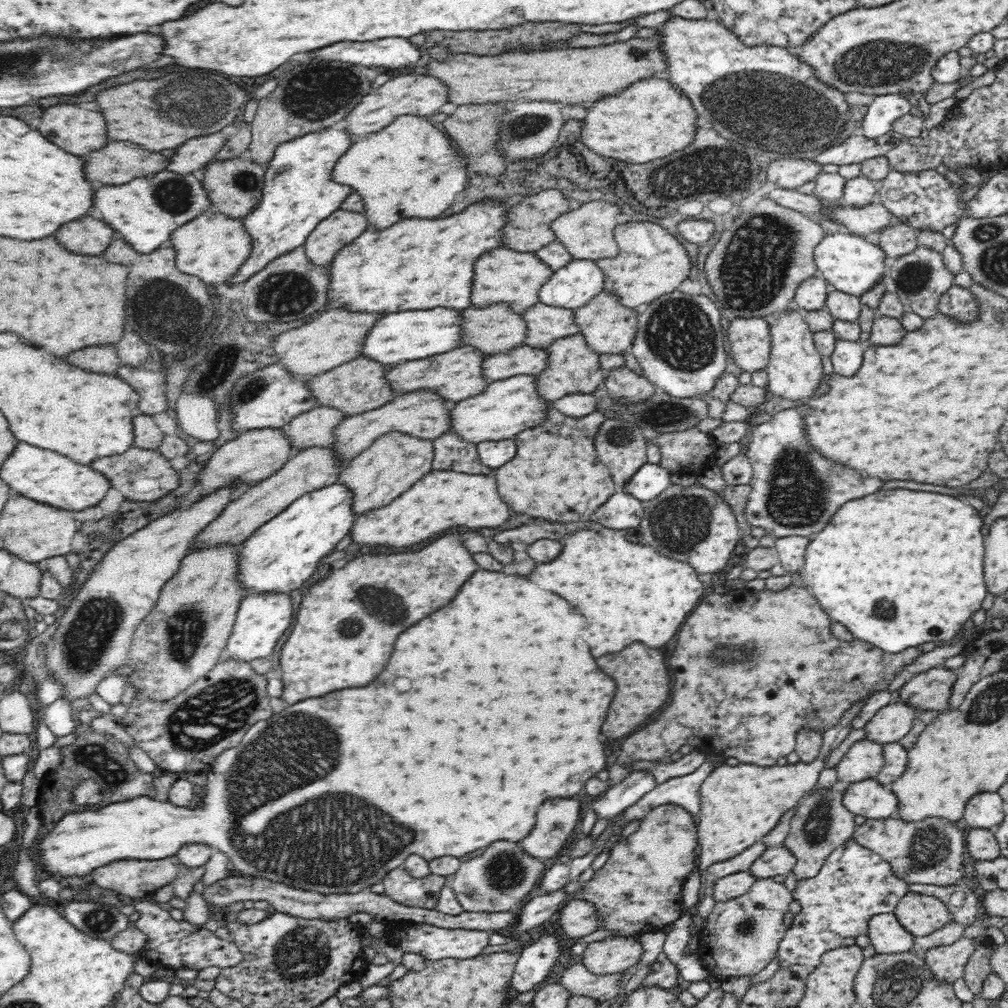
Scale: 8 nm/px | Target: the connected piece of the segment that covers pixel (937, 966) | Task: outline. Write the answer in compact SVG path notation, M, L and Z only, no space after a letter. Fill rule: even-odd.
M959 938L954 944L931 948L923 955L923 964L934 979L951 985L963 977L966 962L972 956L976 943L972 938Z

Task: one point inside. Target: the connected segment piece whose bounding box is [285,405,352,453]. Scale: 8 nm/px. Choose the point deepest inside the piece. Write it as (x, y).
(317, 427)

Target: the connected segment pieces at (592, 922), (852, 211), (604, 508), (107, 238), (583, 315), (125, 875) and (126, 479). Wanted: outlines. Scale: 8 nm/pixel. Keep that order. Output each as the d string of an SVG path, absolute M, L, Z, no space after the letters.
M572 896L562 905L555 918L558 926L571 939L582 938L598 930L602 924L595 906L576 896Z
M881 202L872 203L862 208L846 206L843 208L827 208L831 210L831 218L846 226L852 233L868 235L885 229L892 213Z
M617 490L594 514L602 526L612 530L638 528L643 515L643 504L635 496Z
M84 218L74 224L66 224L66 228L60 228L56 232L56 238L64 248L86 256L102 254L117 237L117 232L106 222L94 218Z
M606 292L590 300L586 306L573 309L581 334L586 338L588 346L599 354L623 353L631 350L639 327L639 309L622 305L618 298Z
M177 855L162 860L138 860L136 858L114 860L106 866L94 869L90 874L92 883L108 890L115 890L127 900L149 898L154 892L167 890L167 887L178 876L181 867Z
M134 447L127 450L126 454L122 454L122 456L110 456L106 460L96 460L90 466L98 468L98 472L102 472L110 480L112 488L120 490L130 501L158 502L163 496L178 488L180 484L179 472L158 450Z

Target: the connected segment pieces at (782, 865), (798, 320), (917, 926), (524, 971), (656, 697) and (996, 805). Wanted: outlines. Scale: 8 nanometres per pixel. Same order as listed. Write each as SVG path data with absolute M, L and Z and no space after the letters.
M768 847L751 864L748 873L754 875L757 879L772 879L780 874L787 875L793 870L796 863L792 851L786 849L786 847Z
M793 311L792 313L782 312L782 316L778 324L771 328L772 333L772 344L773 349L769 358L768 366L765 368L769 381L767 384L768 391L774 395L778 395L783 399L788 400L807 400L809 402L818 397L816 396L815 390L818 390L822 379L826 375L823 369L823 357L820 351L816 348L815 342L813 341L812 331L808 328L806 321L803 317L802 311Z
M910 891L893 913L900 925L915 937L926 936L948 926L953 915L937 896Z
M542 934L534 944L525 946L519 952L510 987L516 992L528 992L536 984L540 984L554 964L554 960L560 956L558 940L550 934Z
M630 644L614 656L602 656L596 660L598 666L618 684L616 698L610 704L610 712L602 726L602 732L608 738L622 738L636 732L666 706L670 698L670 674L662 650L646 648L644 644Z
M994 792L974 795L965 806L964 822L972 828L995 829L1006 816L1004 800Z

